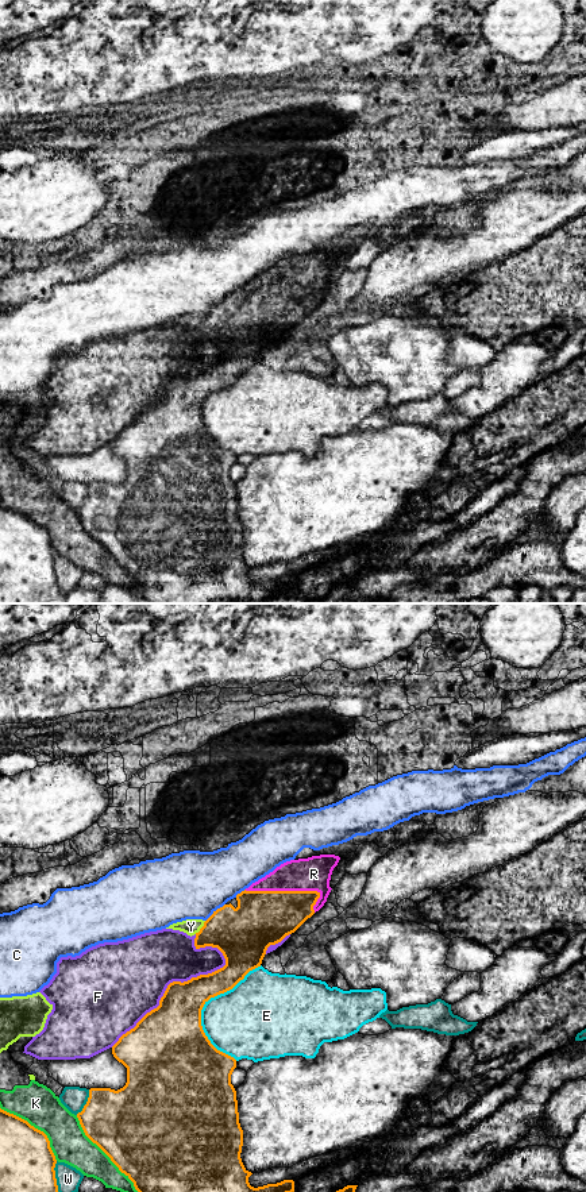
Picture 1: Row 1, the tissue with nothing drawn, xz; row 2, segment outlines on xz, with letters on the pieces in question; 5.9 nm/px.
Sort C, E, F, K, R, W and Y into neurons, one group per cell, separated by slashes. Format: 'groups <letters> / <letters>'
groups C / E / F / K Y / R / W

